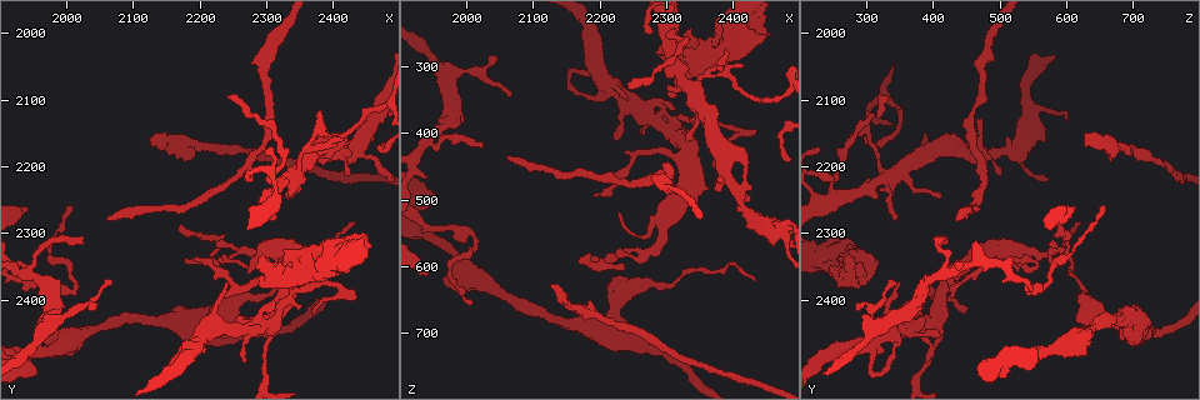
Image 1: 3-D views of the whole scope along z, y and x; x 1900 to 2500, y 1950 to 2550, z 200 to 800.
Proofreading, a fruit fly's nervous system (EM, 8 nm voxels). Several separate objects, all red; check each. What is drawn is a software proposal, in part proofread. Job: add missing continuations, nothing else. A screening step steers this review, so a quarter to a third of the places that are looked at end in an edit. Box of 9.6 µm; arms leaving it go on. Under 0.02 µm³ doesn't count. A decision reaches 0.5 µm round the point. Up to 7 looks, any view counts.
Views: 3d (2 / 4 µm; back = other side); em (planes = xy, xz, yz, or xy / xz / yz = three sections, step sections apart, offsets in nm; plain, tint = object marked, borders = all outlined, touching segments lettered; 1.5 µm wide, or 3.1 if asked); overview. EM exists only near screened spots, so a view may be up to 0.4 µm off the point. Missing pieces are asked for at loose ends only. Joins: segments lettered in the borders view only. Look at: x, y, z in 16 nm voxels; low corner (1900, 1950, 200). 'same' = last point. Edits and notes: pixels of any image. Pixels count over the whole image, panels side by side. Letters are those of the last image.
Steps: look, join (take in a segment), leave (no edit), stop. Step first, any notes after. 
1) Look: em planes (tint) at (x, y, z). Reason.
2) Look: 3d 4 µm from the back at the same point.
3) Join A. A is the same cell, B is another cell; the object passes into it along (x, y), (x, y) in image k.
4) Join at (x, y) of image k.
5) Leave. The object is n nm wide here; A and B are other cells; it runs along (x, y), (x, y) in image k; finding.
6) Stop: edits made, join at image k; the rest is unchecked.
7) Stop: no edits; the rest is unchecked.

Look: em yz step 4 (borders) at (2385, 2130, 470). Tapers out.

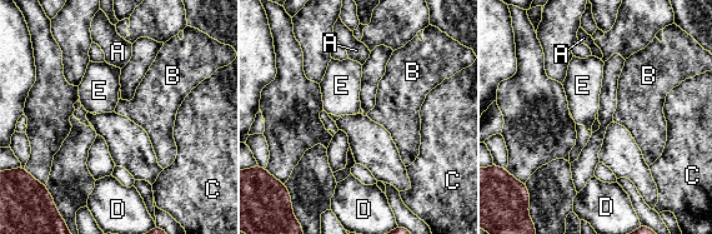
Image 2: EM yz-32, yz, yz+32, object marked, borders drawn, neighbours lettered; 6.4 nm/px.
Look: em planes (borders) at the same point.

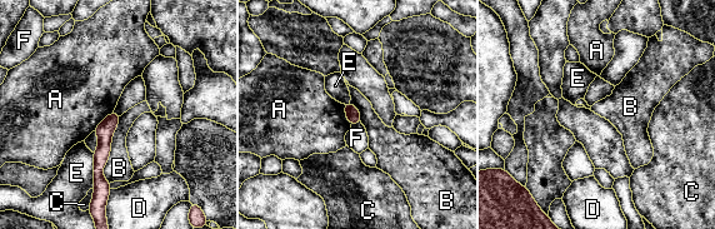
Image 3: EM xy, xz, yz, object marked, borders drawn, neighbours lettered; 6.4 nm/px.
Leave. A, B, C, D, E and F are other cells; a border runs along (121, 115), (103, 169), (109, 183) in image 3; none of them fits.

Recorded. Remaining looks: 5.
Look: em xy step 8 (borders) at (2280, 2220, 250). Branch stops here.

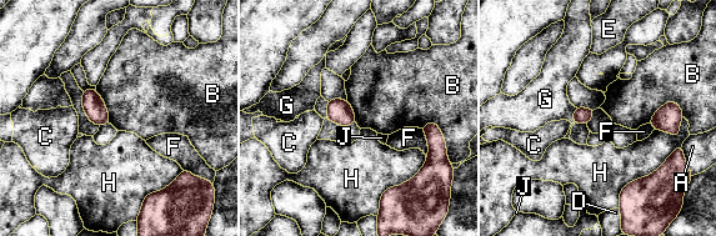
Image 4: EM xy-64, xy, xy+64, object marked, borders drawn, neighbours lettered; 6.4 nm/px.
Leave. A, B, C, D, E, F, G, H and J are other cells; a border runs along (684, 113), (667, 101), (649, 122) in image 4; none of them fits.

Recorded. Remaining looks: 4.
Look: em planes (borders) at (1955, 2505, 500). Stops while still wide.

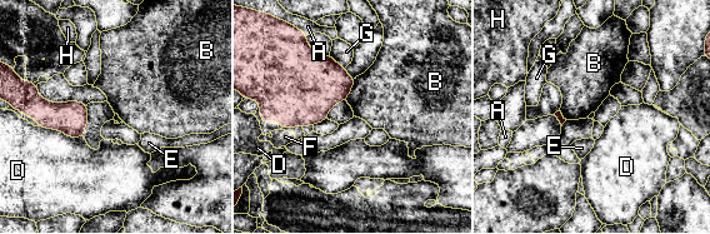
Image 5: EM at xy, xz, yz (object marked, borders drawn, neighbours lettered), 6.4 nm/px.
Leave. A, B, D, E, F, G and H are other cells; a border runs along (355, 79), (345, 99) in image 5; none of them fits.

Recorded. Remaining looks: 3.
Stop: no edits; the rest is unchecked.

